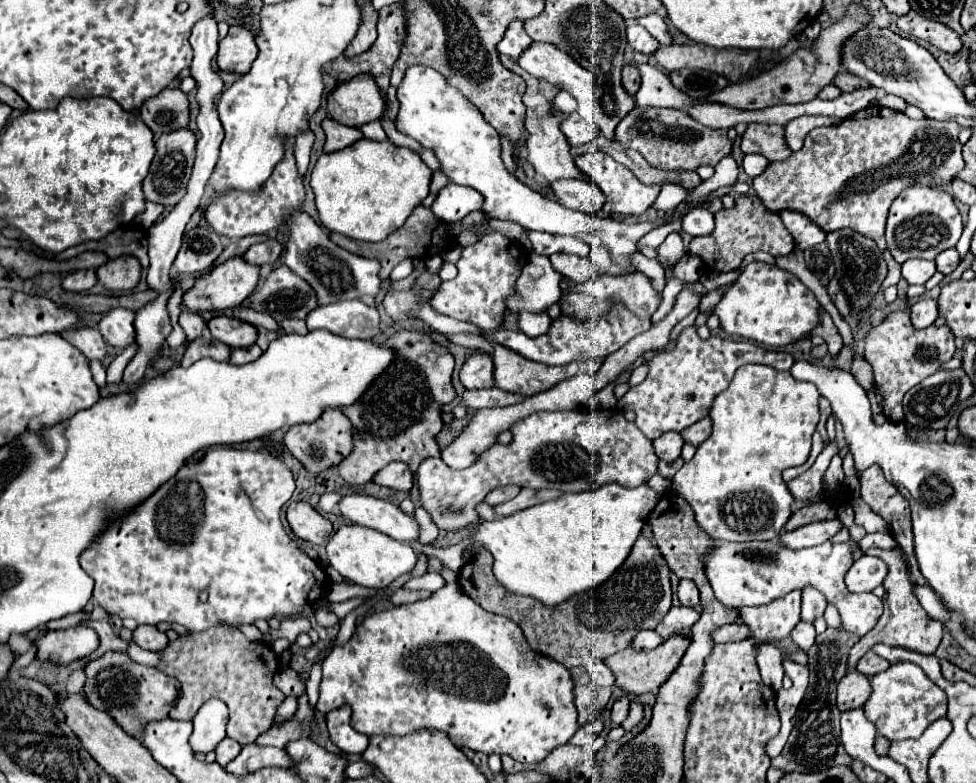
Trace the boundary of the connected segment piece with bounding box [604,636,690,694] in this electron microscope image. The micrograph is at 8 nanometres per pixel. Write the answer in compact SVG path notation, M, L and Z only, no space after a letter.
M672 636L668 638L662 646L654 650L636 650L636 648L626 648L610 658L606 658L606 666L616 674L616 686L622 688L626 694L646 694L646 692L656 692L674 672L678 660L686 652L690 640L686 636Z

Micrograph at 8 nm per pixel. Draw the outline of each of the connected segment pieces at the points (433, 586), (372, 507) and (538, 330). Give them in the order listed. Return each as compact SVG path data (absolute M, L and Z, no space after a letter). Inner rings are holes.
M428 572L420 578L414 578L410 582L406 582L406 588L412 588L412 590L430 590L430 592L436 592L440 590L444 584L444 578L436 572Z
M364 494L342 496L338 510L352 522L378 530L394 540L418 540L418 524L414 516L406 516L398 506Z
M518 312L518 328L528 334L528 336L542 336L544 332L548 332L552 324L552 318L548 316L548 312Z

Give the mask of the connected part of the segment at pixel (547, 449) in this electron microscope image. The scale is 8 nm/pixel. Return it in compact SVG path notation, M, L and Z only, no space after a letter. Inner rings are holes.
M618 408L608 410L566 410L566 412L534 412L526 420L512 426L512 442L507 445L495 443L478 456L478 460L466 470L450 470L441 458L430 457L418 468L418 486L422 506L430 512L434 524L440 530L458 530L470 524L482 522L474 510L486 494L498 486L528 486L528 488L556 488L560 492L584 492L600 488L606 482L616 482L626 488L634 488L656 474L658 458L652 450L652 442L638 430L634 422L628 422Z

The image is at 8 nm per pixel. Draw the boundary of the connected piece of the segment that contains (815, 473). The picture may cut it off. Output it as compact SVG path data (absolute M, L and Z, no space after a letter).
M832 440L832 442L824 448L824 452L816 458L816 462L812 464L810 470L806 470L806 472L800 474L798 478L786 482L788 490L792 492L792 496L794 496L798 502L808 502L810 498L814 498L814 496L822 490L822 476L824 476L824 472L826 472L826 468L828 468L828 464L830 464L830 460L832 460L834 454L838 454L838 446L836 446L836 442Z

